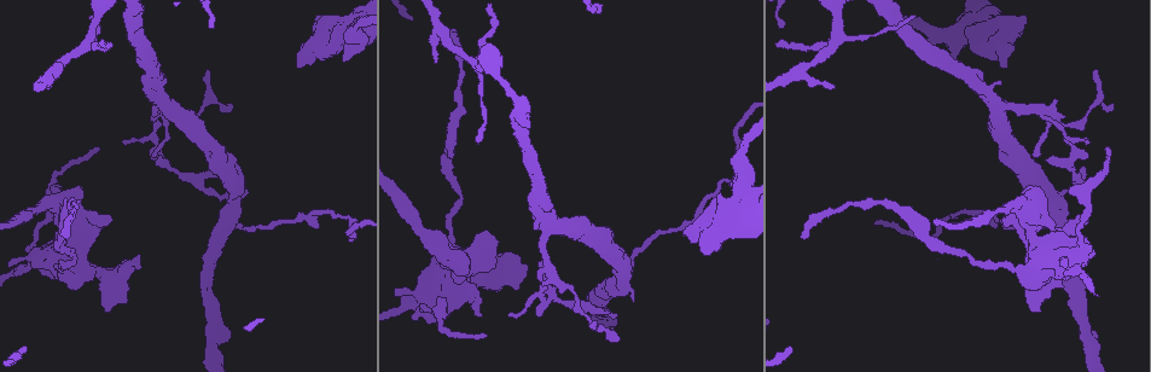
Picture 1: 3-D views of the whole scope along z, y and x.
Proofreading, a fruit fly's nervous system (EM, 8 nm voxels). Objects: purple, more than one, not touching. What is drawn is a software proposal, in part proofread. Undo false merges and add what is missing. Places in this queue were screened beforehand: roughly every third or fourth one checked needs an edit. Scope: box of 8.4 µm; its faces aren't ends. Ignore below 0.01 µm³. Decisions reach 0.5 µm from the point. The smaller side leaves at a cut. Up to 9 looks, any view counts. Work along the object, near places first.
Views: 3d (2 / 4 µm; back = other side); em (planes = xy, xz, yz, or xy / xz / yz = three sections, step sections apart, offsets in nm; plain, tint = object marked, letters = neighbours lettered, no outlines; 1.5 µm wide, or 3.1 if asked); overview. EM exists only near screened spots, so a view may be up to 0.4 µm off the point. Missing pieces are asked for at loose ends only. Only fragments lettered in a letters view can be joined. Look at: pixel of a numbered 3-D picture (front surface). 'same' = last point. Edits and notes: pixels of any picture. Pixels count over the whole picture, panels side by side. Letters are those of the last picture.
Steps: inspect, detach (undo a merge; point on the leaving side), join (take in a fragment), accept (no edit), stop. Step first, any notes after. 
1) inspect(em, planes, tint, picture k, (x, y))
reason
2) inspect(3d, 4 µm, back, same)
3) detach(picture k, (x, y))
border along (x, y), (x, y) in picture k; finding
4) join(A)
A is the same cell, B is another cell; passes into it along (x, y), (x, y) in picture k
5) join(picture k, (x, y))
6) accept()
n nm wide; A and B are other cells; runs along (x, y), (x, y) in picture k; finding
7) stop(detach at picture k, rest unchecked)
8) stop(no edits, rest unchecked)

inspect(em, xy, step 8, tint, picture 1, (1036, 311))
an open end

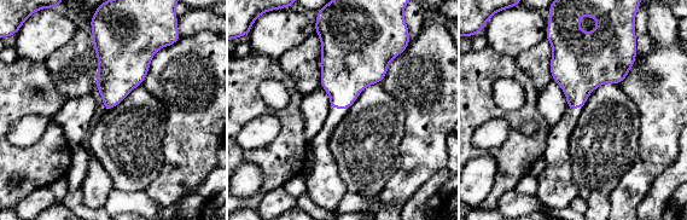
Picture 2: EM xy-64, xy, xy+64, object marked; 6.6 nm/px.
inspect(em, planes, letters, same)
another direction

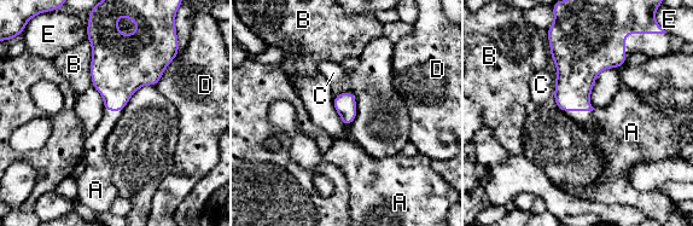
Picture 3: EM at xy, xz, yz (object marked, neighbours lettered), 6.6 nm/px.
join(A)
A is the same cell, B, C, D and E are other cells; it goes on there

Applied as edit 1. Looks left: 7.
inspect(overview)

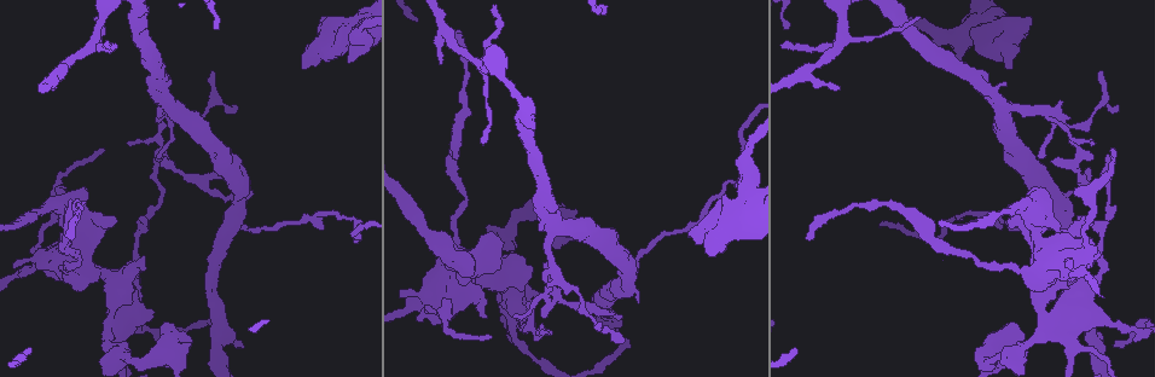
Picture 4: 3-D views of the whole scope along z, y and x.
inspect(3d, 4 µm, back, picture 4, (1080, 270))
thick turns thin

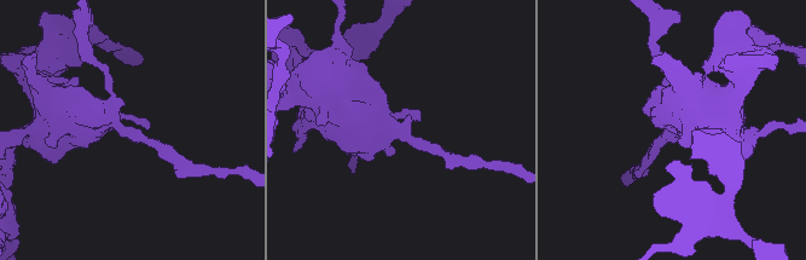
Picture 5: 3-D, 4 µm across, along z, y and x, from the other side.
inspect(em, planes, letters, picture 5, (128, 134))
arms of 180, 650 nm; need the tissue

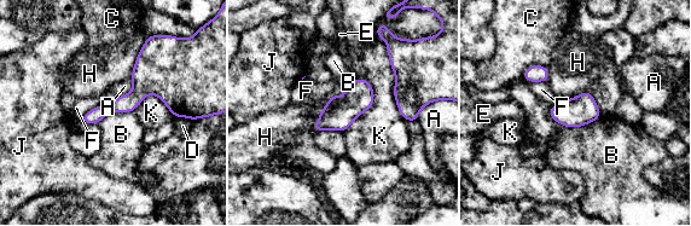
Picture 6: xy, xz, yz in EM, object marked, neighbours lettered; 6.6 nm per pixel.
accept()
110 nm wide; A, B, C, D, E, F, H, J and K are other cells; runs along (181, 106), (143, 88), (85, 119) in picture 6; all the same neuron

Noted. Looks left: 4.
inspect(em, xz, step 4, tint, picture 4, (1066, 222))
sudden change in width

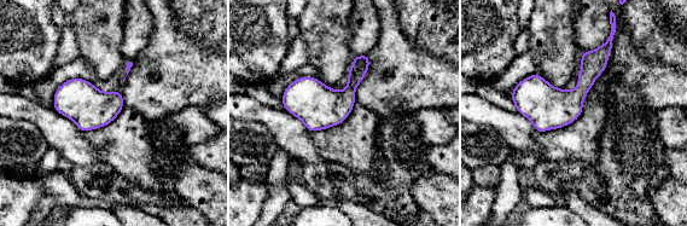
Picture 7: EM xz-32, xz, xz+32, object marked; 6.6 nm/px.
inspect(em, xz, step 4, letters, same)

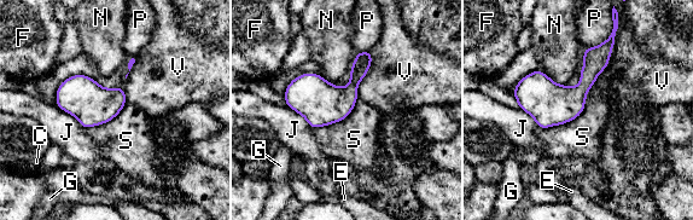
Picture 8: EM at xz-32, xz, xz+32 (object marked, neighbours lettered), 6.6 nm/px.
accept()
S touches over 460 nm; C, E, F, G, J, N, P, S and V are other cells; border along (54, 104), (73, 115), (85, 129) in picture 8; all the same neuron

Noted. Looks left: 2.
inspect(em, planes, letters, picture 4, (738, 184))
branch stops here

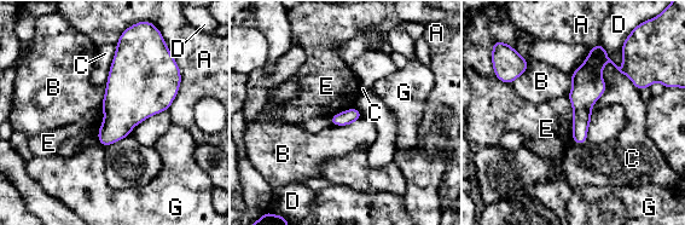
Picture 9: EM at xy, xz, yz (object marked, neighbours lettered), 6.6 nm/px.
accept()
A, B, C, D, E and G are other cells; runs along (648, 81), (603, 61), (575, 138) in picture 9; none of them fits

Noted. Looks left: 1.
stop(join at picture 3, rest unchecked)

